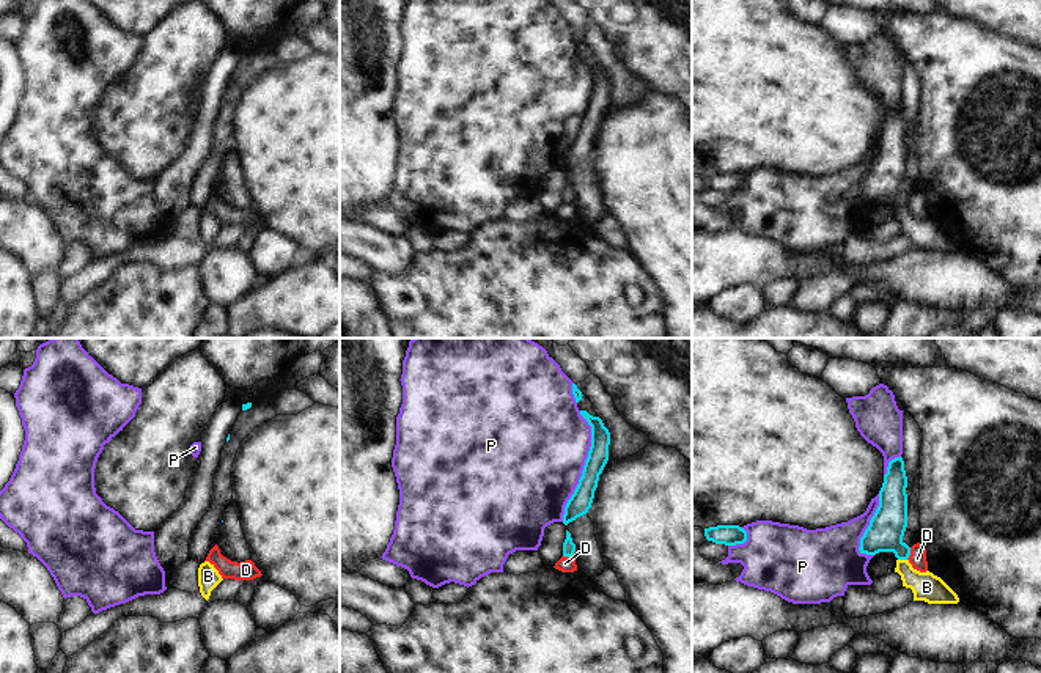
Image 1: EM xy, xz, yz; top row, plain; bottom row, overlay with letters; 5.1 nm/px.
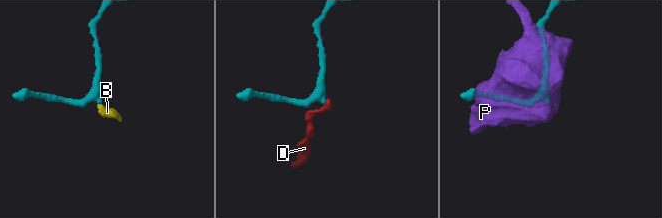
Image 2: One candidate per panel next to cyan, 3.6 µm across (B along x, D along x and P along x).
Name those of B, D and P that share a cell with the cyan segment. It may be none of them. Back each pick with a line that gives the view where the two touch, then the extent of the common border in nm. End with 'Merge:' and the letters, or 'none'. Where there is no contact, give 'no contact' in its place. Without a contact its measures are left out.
B: contact in yz; length 50 nm
Merge: B

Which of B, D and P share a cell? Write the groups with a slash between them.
B / D / P

